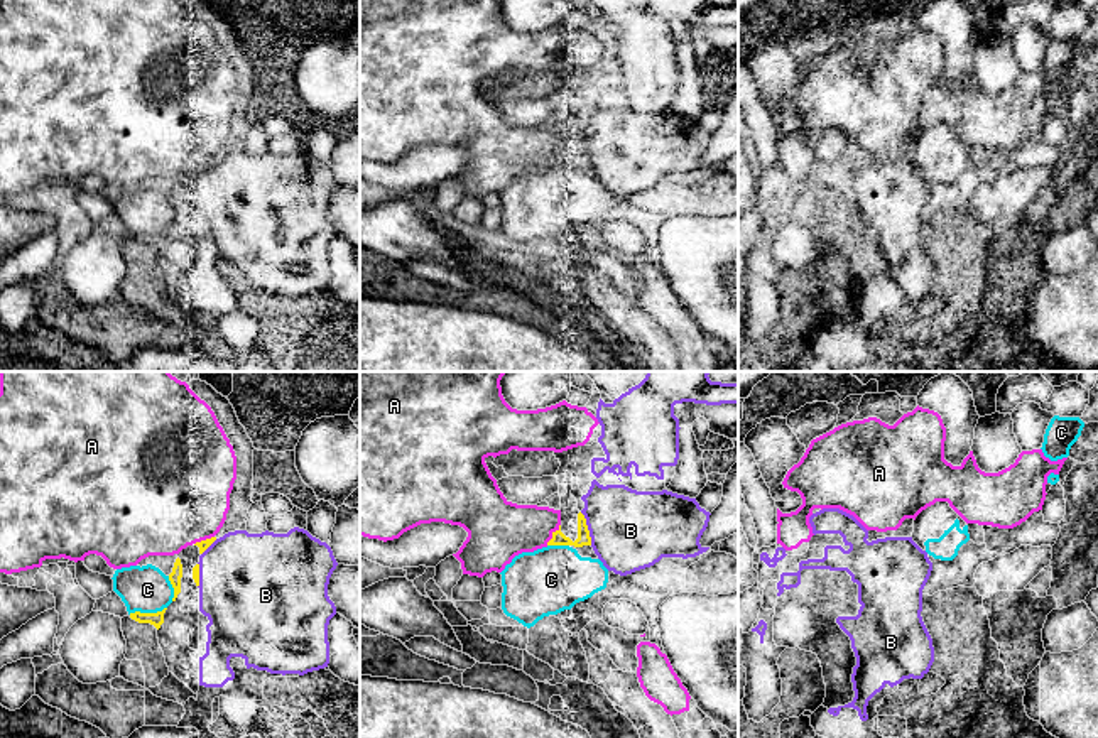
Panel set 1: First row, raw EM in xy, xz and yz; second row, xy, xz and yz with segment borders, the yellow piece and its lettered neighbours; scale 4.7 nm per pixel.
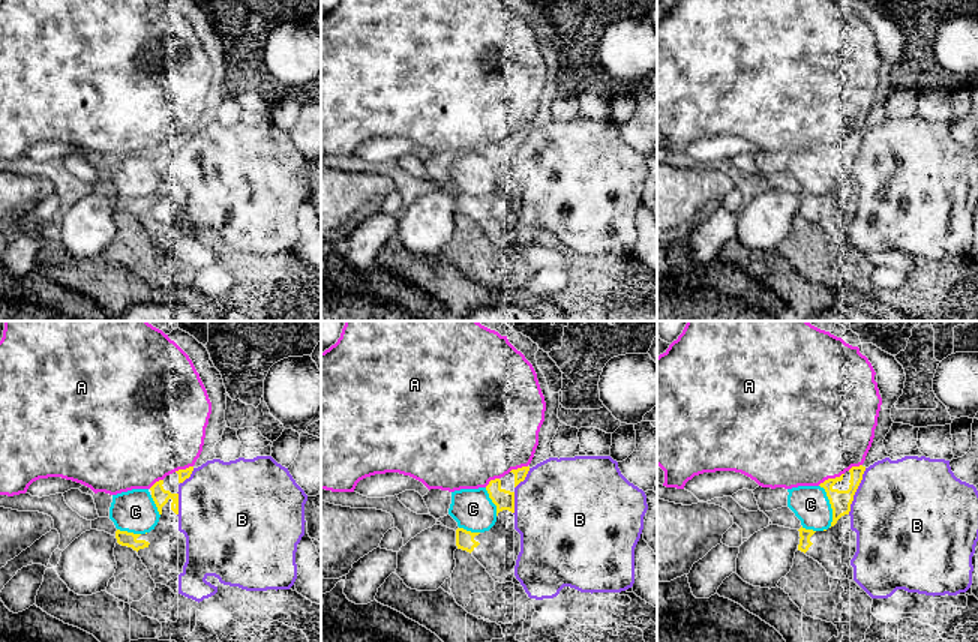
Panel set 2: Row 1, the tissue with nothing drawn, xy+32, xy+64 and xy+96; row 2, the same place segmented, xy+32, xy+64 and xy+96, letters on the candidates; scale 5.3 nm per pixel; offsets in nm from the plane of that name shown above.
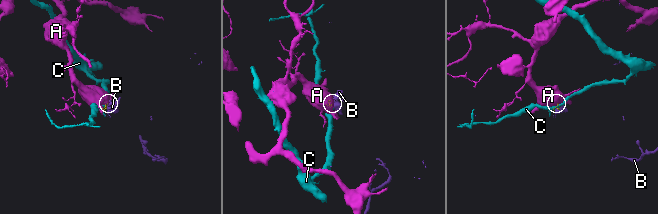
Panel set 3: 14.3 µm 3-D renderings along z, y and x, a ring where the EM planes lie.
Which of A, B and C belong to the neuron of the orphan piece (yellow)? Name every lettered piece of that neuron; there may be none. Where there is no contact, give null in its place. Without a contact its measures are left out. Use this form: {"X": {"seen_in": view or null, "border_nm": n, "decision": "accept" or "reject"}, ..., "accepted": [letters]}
{"A": {"seen_in": "xz", "border_nm": 120, "decision": "accept"}, "B": {"seen_in": "xz", "border_nm": 170, "decision": "reject"}, "C": {"seen_in": "xy", "border_nm": 190, "decision": "reject"}, "accepted": ["A"]}

